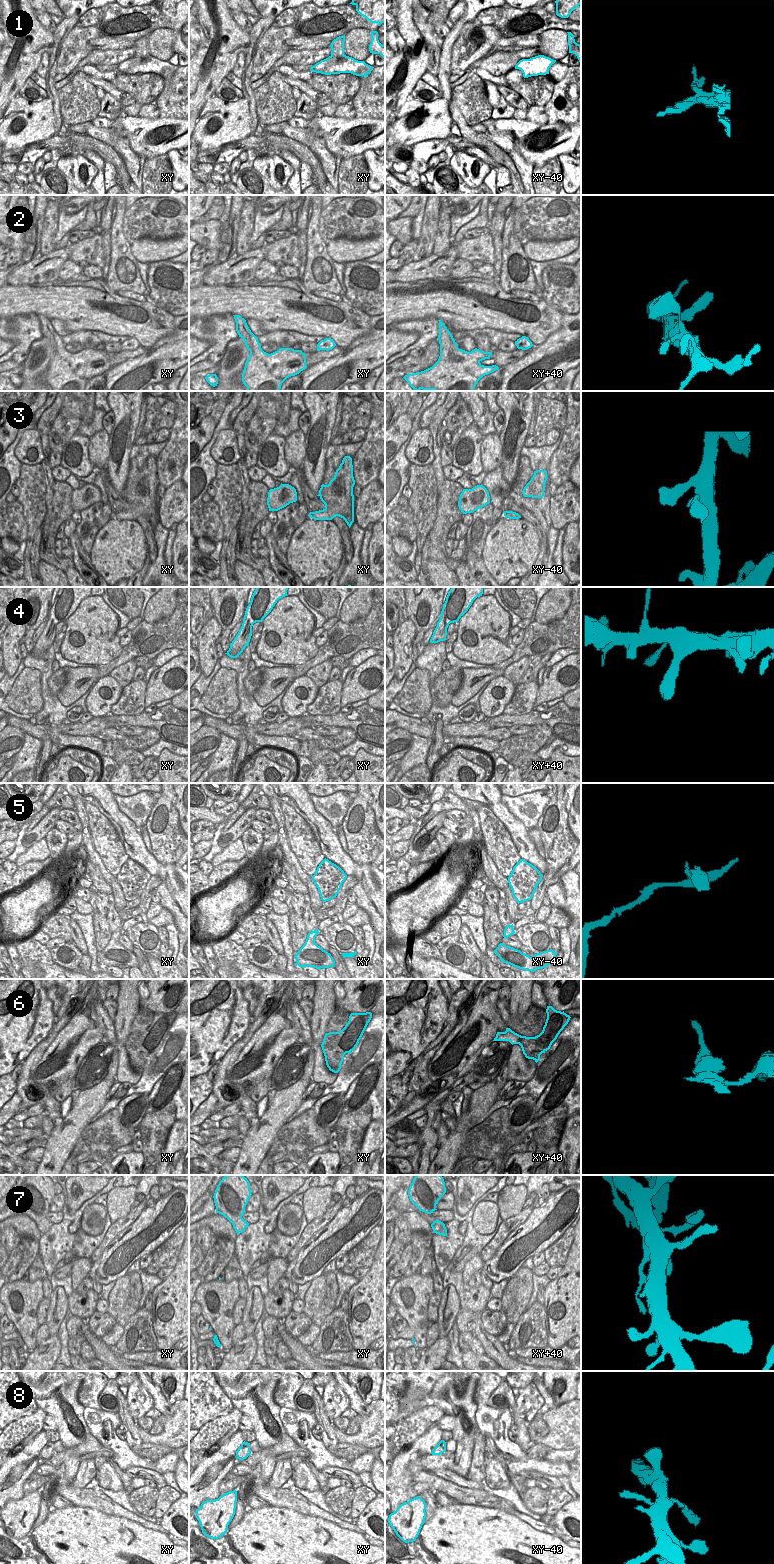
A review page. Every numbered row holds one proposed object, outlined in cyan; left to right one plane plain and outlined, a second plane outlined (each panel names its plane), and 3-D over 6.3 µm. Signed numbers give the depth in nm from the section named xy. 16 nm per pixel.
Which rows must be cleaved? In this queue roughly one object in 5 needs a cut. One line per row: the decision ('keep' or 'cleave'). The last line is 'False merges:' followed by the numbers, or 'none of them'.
1: cleave
2: keep
3: keep
4: keep
5: keep
6: cleave
7: keep
8: keep
False merges: 1, 6

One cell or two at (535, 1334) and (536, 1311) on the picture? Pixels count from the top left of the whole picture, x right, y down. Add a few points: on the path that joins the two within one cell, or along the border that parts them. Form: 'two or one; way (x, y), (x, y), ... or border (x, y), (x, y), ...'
one; way (535, 1328), (535, 1317)

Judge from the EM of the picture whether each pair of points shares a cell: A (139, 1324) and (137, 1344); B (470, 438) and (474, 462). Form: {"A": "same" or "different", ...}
{"A": "same", "B": "same"}

